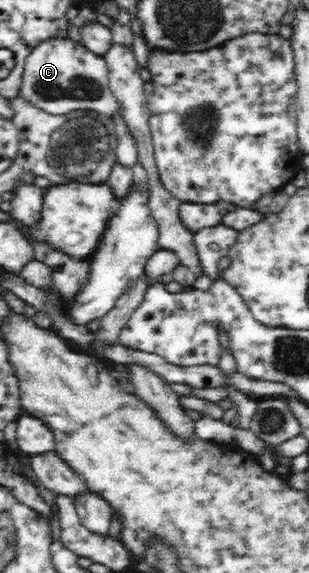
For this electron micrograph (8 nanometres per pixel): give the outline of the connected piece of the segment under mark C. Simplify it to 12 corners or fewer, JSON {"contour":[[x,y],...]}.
{"contour":[[65,35],[26,55],[20,94],[50,114],[119,104],[105,58]]}

